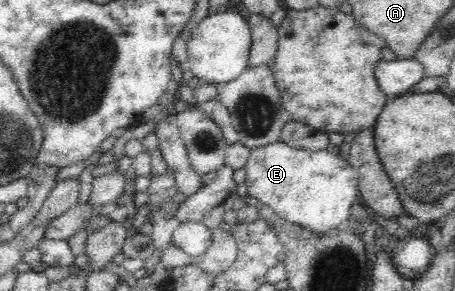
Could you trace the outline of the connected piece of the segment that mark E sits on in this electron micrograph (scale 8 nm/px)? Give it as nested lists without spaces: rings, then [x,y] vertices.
[[[279,140],[267,146],[251,149],[247,162],[245,162],[245,184],[247,196],[259,199],[259,204],[268,206],[276,215],[287,220],[288,223],[307,228],[315,233],[339,230],[350,218],[353,203],[358,196],[358,174],[348,160],[341,155],[333,155],[323,150],[305,150],[293,148]]]

